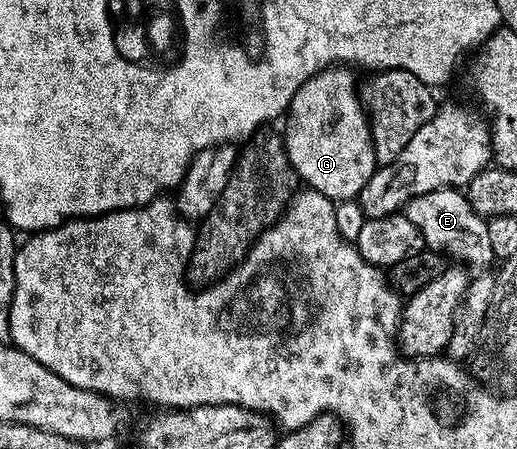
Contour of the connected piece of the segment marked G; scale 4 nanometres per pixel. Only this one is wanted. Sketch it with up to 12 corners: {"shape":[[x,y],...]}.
{"shape":[[354,70],[309,77],[285,112],[295,174],[332,201],[377,168]]}

